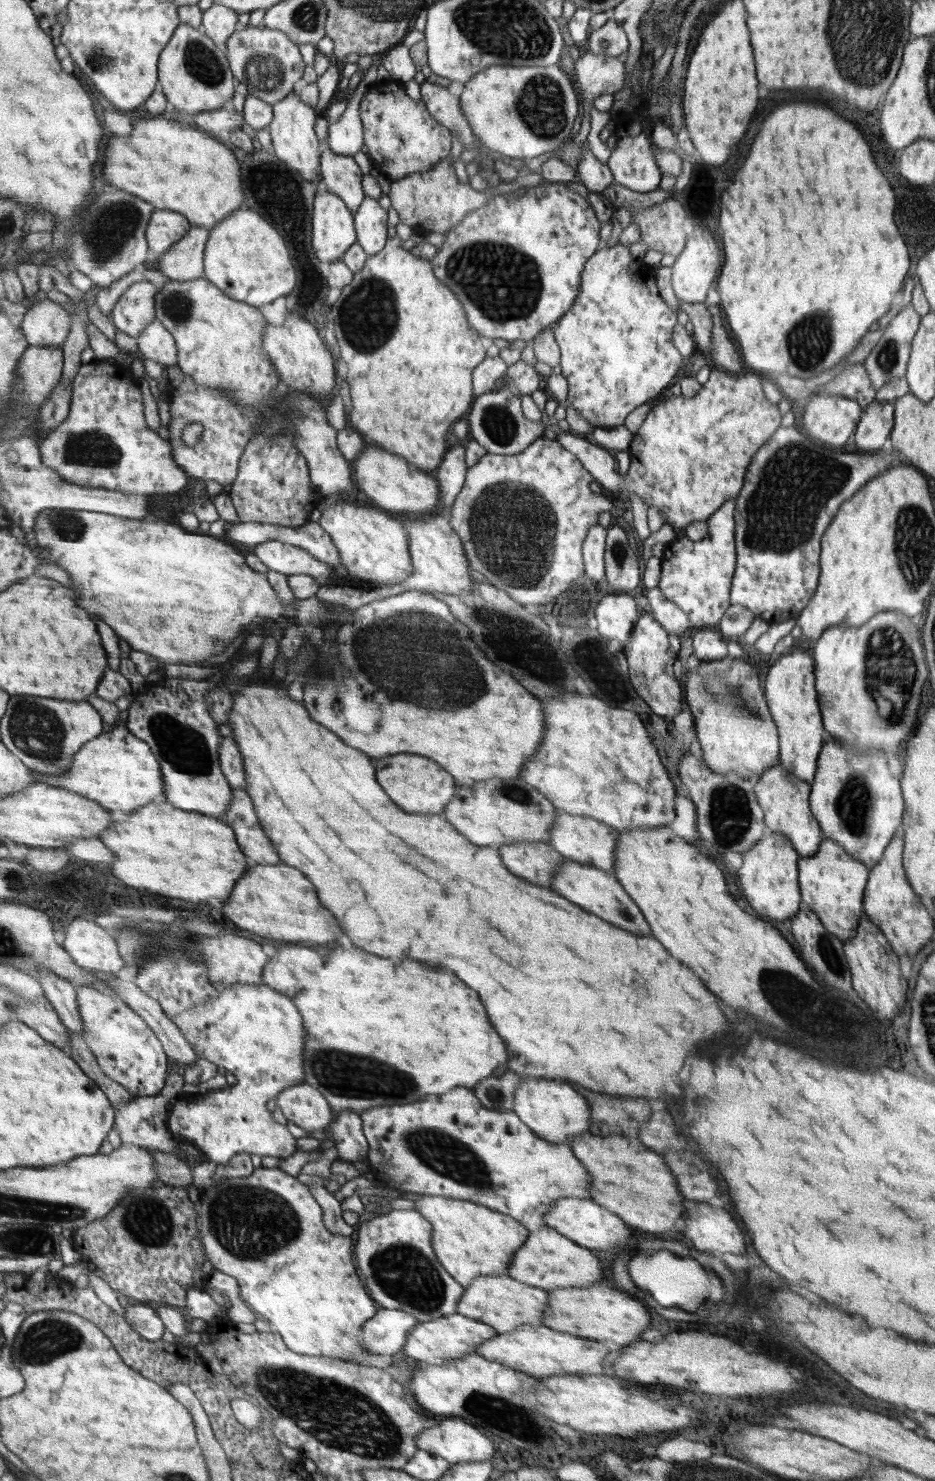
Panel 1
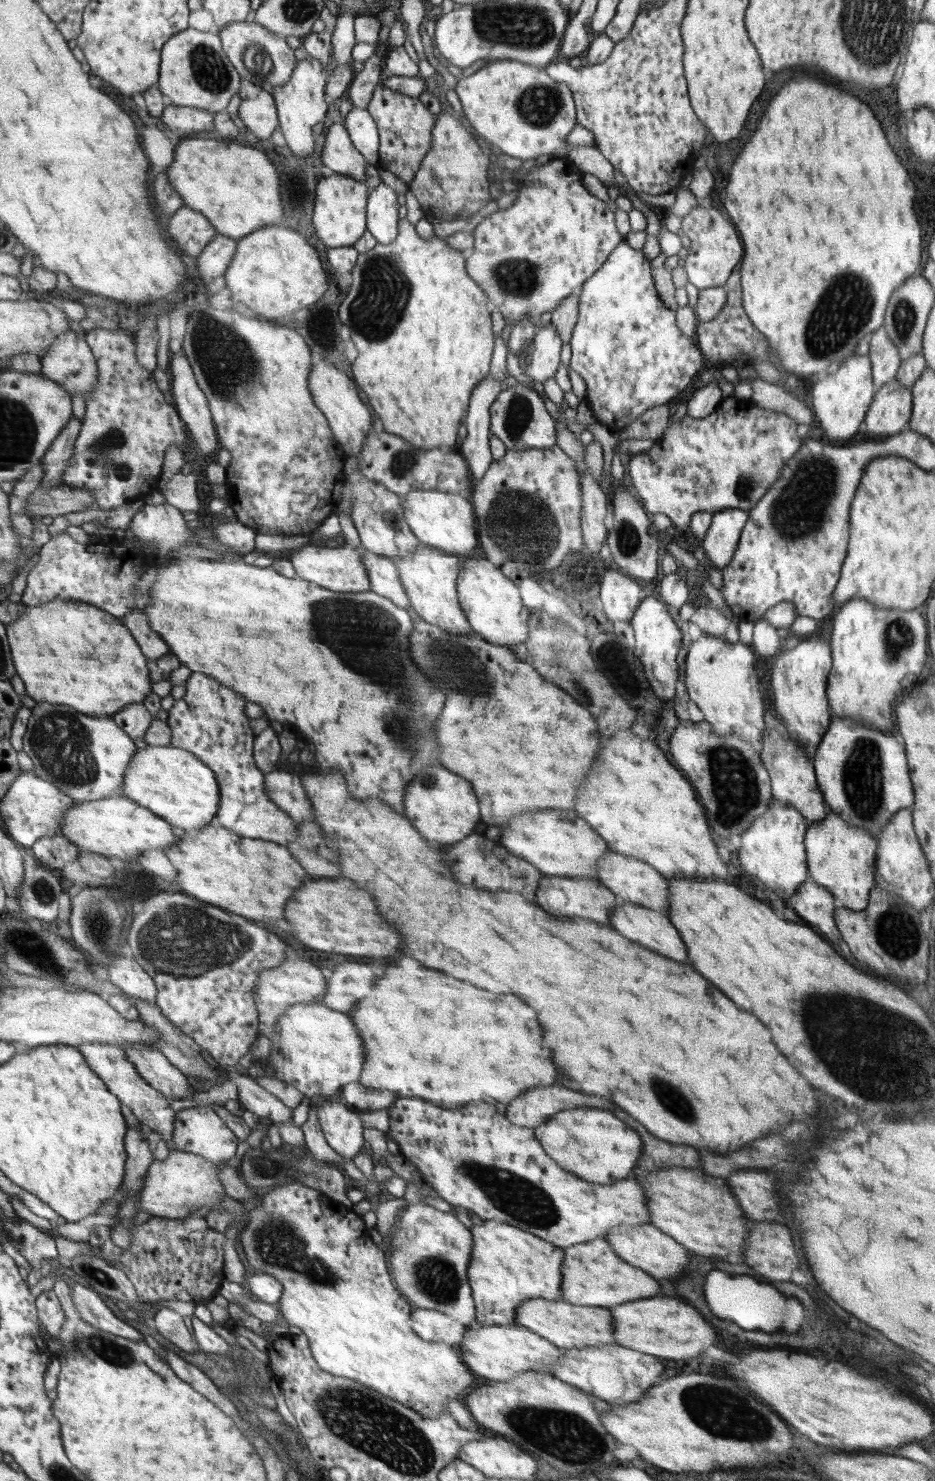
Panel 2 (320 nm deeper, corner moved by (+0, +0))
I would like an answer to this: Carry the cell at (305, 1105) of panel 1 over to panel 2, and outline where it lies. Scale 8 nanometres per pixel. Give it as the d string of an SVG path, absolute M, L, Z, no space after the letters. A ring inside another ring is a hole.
M327 1099L319 1104L318 1118L325 1139L343 1158L353 1159L365 1150L364 1125L353 1108Z

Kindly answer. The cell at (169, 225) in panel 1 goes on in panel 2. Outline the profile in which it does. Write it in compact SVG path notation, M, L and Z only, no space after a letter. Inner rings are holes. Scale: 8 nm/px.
M180 207L168 221L170 241L189 258L201 255L216 234L217 230L206 216L190 207Z

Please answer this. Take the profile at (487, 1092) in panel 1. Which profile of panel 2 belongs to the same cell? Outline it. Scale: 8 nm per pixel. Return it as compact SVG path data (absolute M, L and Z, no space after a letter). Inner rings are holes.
M560 1084L548 1088L531 1088L507 1105L506 1117L516 1125L535 1129L549 1119L549 1116L569 1108L615 1108L614 1102L596 1096L584 1096L568 1090Z

